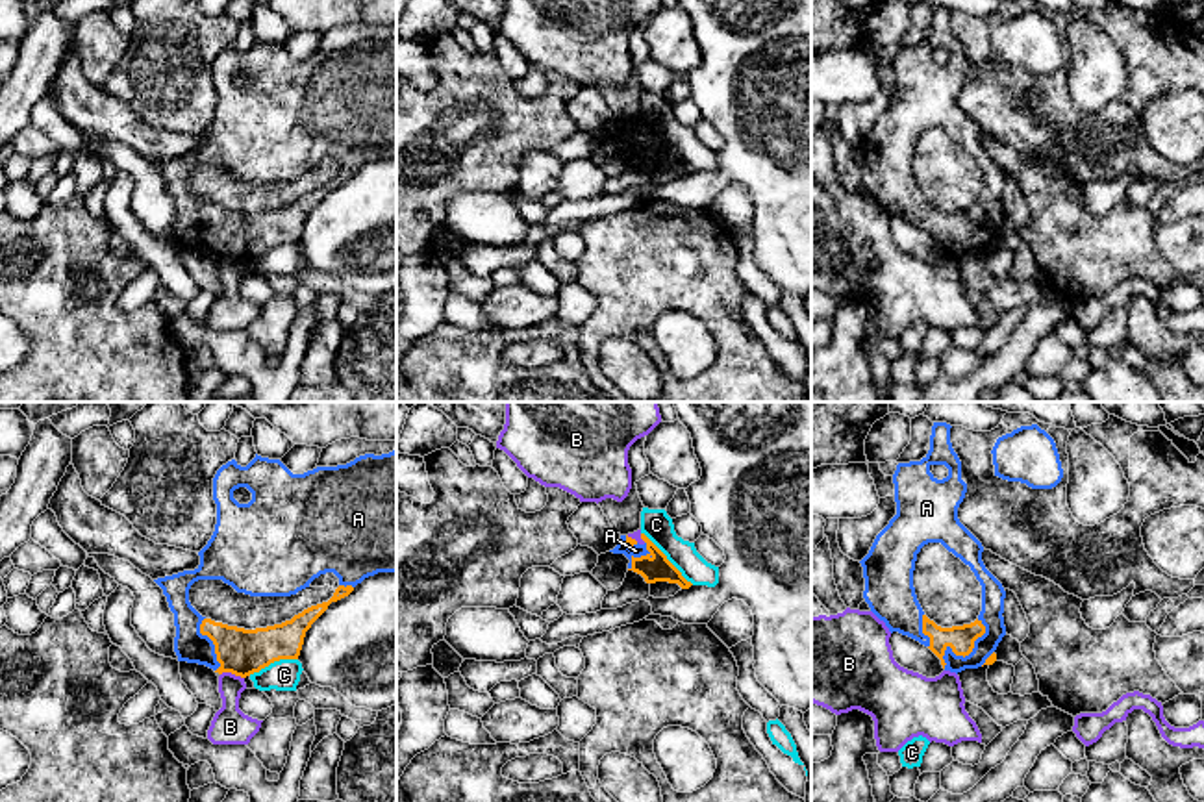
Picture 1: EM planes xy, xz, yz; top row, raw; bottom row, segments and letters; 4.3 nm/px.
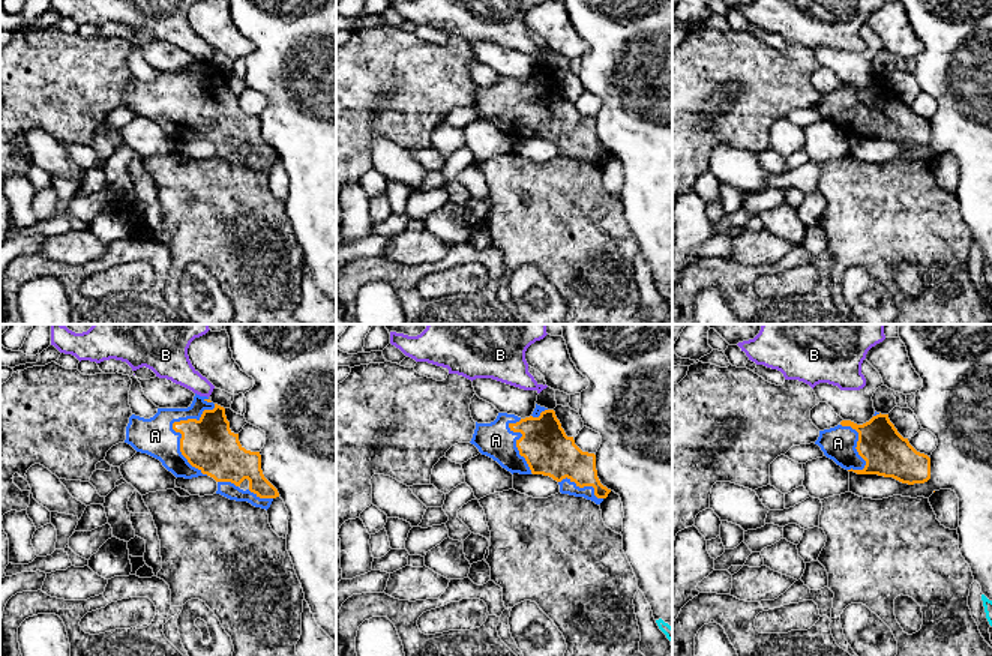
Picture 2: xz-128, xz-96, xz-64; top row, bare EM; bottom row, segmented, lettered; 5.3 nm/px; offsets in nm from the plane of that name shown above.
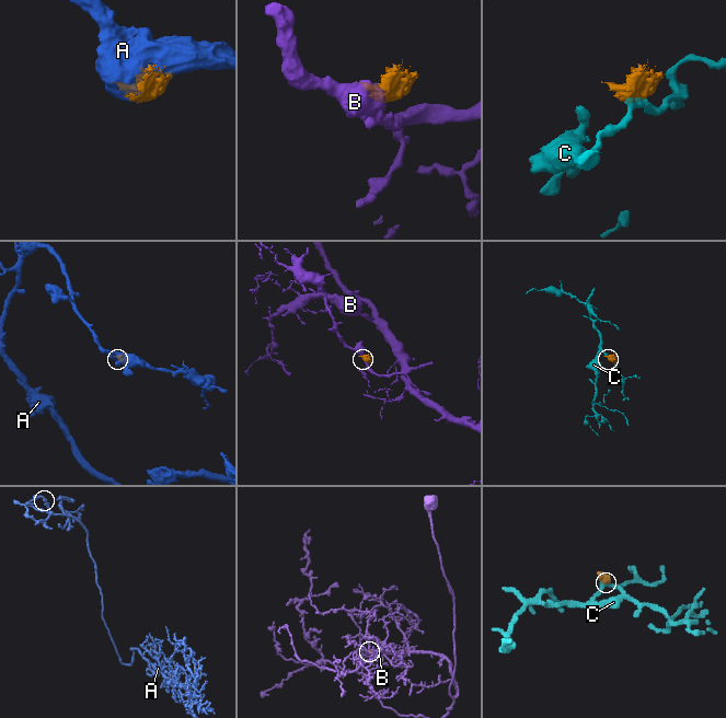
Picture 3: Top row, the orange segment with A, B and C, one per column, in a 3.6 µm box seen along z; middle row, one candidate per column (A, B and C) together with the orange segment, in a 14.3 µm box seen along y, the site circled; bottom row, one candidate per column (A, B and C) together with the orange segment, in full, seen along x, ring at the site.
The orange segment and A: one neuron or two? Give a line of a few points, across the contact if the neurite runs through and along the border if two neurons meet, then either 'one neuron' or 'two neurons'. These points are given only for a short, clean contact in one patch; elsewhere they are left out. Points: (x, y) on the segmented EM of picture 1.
one neuron

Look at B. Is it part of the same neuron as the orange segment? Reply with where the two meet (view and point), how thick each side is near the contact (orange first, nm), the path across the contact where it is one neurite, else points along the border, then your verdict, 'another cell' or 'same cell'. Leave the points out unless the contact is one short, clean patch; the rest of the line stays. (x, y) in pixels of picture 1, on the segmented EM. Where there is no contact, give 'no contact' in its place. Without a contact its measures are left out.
contact xy (232, 673); calibres 200 and 160 nm; border xy (221, 673), (243, 678); another cell

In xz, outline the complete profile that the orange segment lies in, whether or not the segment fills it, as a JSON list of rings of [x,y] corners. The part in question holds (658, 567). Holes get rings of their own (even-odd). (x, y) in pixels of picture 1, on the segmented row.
[[[641,533],[641,539],[645,541],[643,545],[621,535],[621,543],[609,552],[624,554],[630,559],[628,570],[641,574],[646,583],[669,582],[678,583],[682,589],[693,585],[645,533]]]

